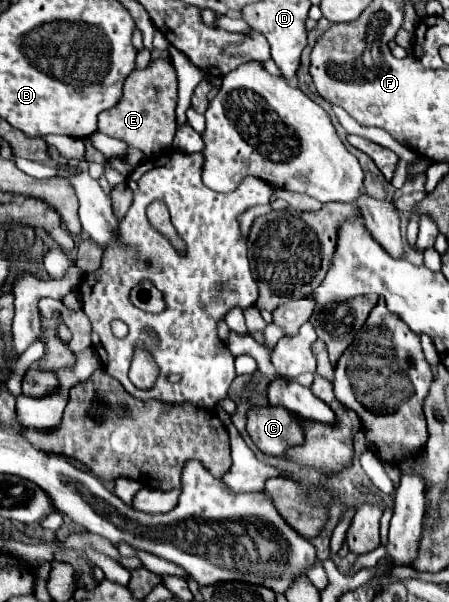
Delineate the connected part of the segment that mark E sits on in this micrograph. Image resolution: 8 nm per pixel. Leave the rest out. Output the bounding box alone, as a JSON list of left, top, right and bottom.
[97,60,177,158]

